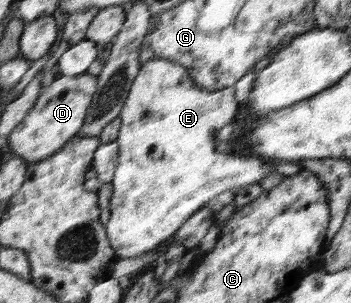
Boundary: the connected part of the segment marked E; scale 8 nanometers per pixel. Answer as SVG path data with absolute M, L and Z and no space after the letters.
M154 59L143 64L121 115L124 122L118 137L120 167L112 182L112 218L106 225L109 239L120 258L139 257L159 248L161 243L174 237L197 211L225 191L233 189L236 194L242 187L259 184L272 173L272 161L254 154L222 154L217 151L217 133L225 125L237 121L240 109L241 104L235 100L234 86L219 91L202 88L193 79L189 68L175 60Z

